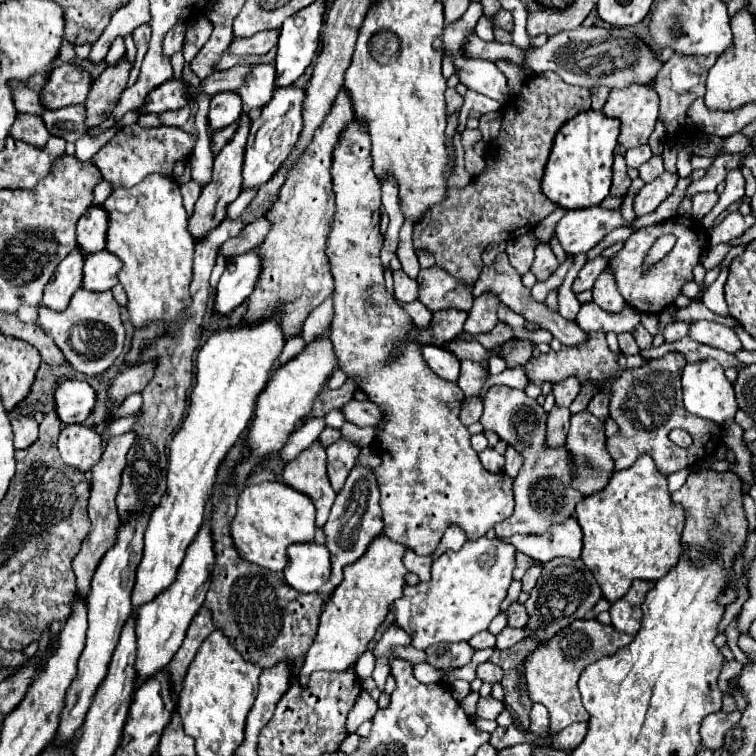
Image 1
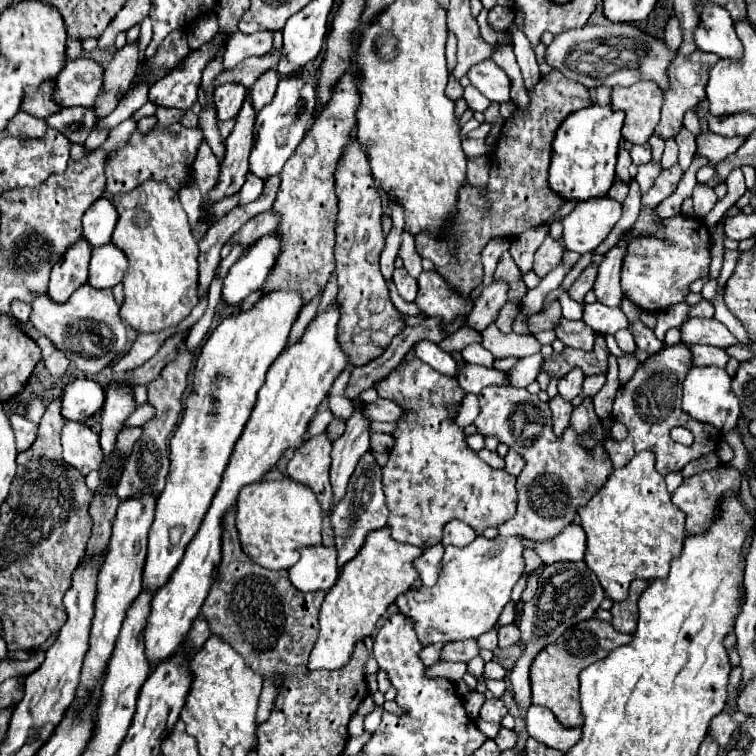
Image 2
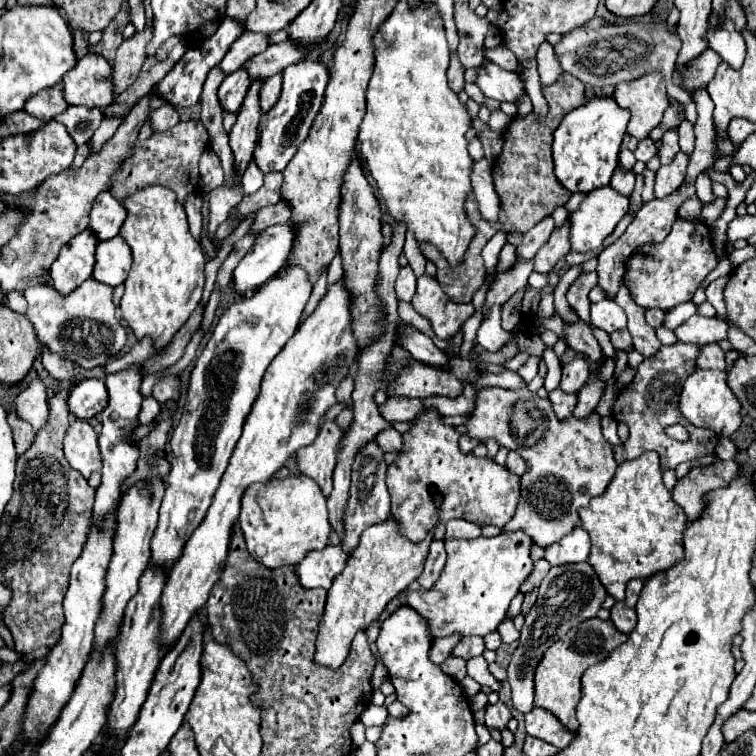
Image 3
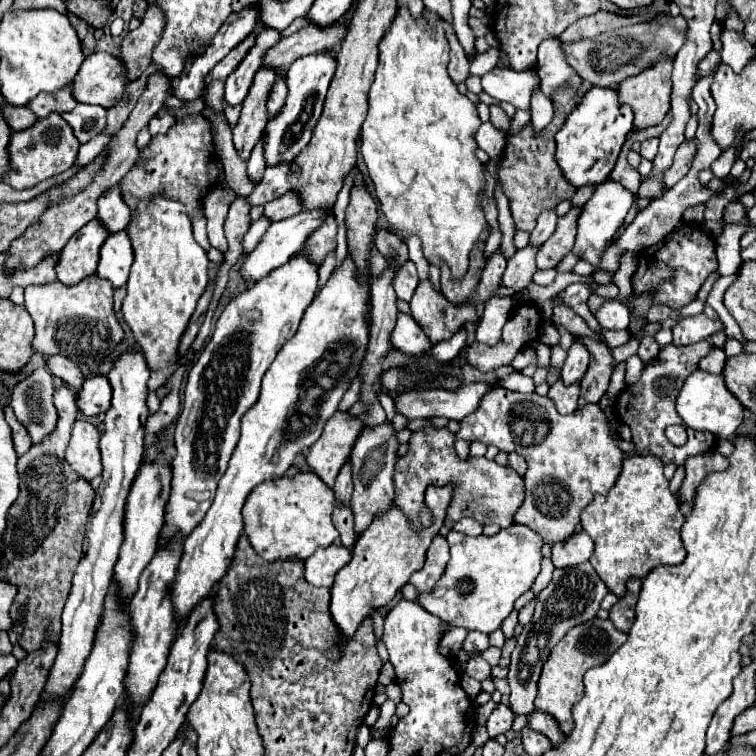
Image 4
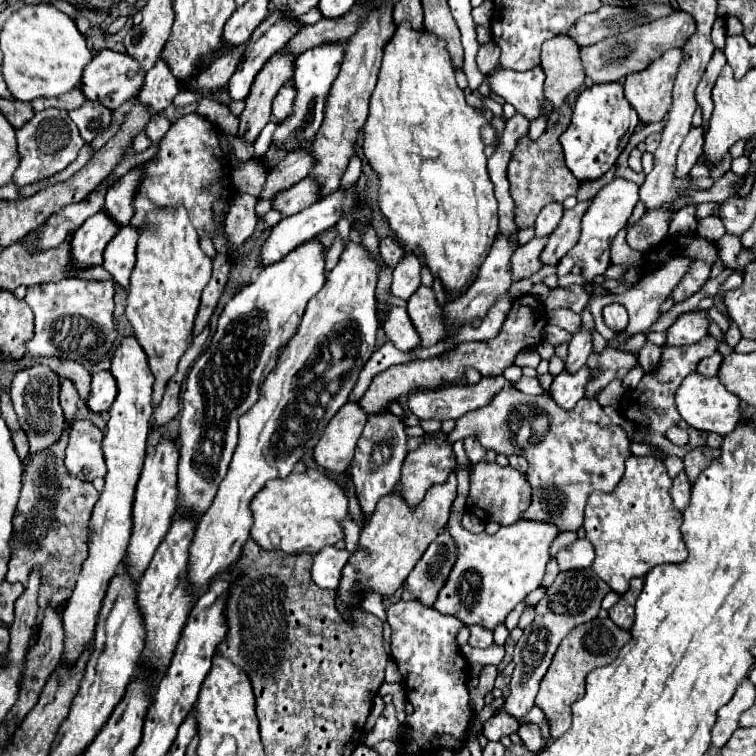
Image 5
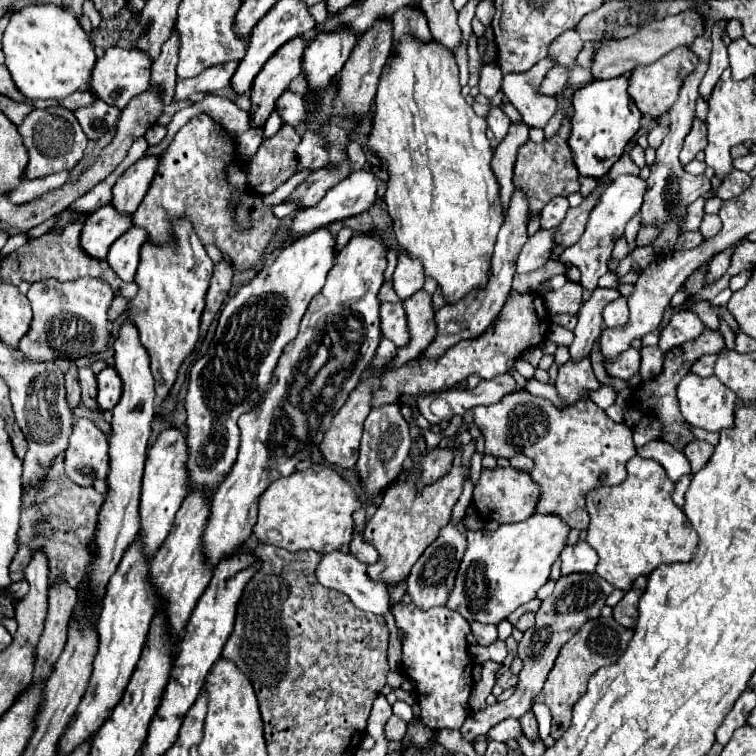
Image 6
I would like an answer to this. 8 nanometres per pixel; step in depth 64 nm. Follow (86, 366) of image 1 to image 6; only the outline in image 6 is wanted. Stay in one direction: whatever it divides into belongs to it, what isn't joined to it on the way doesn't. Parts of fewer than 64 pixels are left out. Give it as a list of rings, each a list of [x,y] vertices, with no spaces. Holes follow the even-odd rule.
[[[80,278],[80,280],[70,280],[70,282],[42,280],[42,282],[32,284],[26,296],[30,300],[34,320],[28,334],[20,340],[18,350],[28,360],[42,362],[42,360],[58,358],[56,352],[48,354],[48,350],[56,350],[58,346],[64,352],[60,354],[60,358],[64,356],[74,362],[84,356],[106,352],[108,340],[112,336],[108,330],[108,308],[112,306],[112,298],[114,298],[110,284],[104,284],[104,280],[96,280],[96,278]],[[62,316],[72,316],[72,320],[62,320]],[[54,322],[60,322],[58,330]]]

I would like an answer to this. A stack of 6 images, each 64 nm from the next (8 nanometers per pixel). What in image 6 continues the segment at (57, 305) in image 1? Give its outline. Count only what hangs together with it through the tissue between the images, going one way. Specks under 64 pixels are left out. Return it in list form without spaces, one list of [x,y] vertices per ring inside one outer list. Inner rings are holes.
[[[106,204],[86,218],[84,232],[80,232],[80,246],[84,246],[88,256],[104,260],[112,242],[130,226],[130,216],[122,216],[116,208],[112,208],[112,204]]]

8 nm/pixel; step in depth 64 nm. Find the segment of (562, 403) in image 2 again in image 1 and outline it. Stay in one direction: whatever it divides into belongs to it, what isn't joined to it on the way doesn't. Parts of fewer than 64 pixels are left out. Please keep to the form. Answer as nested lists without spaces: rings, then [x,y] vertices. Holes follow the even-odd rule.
[[[554,406],[546,420],[546,442],[552,448],[560,448],[566,442],[566,434],[570,428],[570,412],[568,408]]]

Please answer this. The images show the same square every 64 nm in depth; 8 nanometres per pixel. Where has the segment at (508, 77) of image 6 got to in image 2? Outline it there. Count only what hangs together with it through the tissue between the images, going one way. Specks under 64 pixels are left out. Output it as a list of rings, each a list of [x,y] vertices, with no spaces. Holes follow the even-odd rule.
[[[484,60],[468,70],[468,80],[492,102],[510,102],[510,78],[492,60]]]

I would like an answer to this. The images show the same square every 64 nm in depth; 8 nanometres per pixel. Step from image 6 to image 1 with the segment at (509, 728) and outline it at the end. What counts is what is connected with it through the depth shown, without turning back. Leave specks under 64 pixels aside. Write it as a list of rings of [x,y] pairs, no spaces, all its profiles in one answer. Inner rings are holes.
[[[486,696],[486,698],[480,698],[478,704],[476,704],[476,712],[478,716],[482,718],[488,718],[488,720],[496,720],[498,714],[504,710],[504,704],[494,700],[492,696]]]

